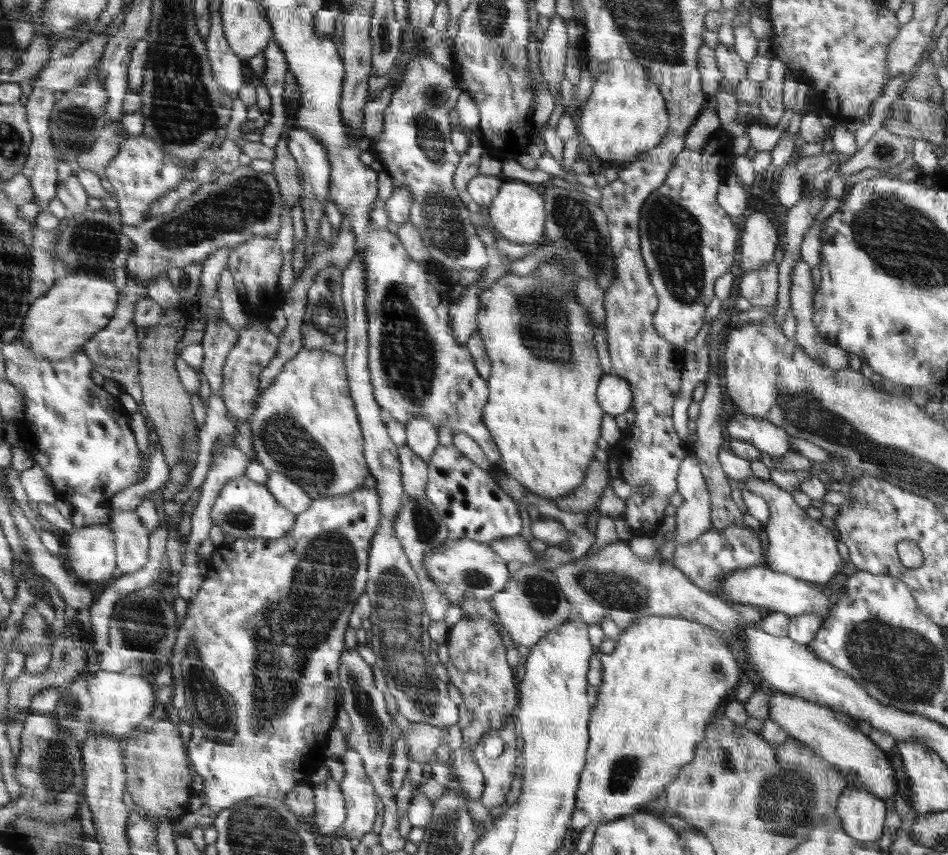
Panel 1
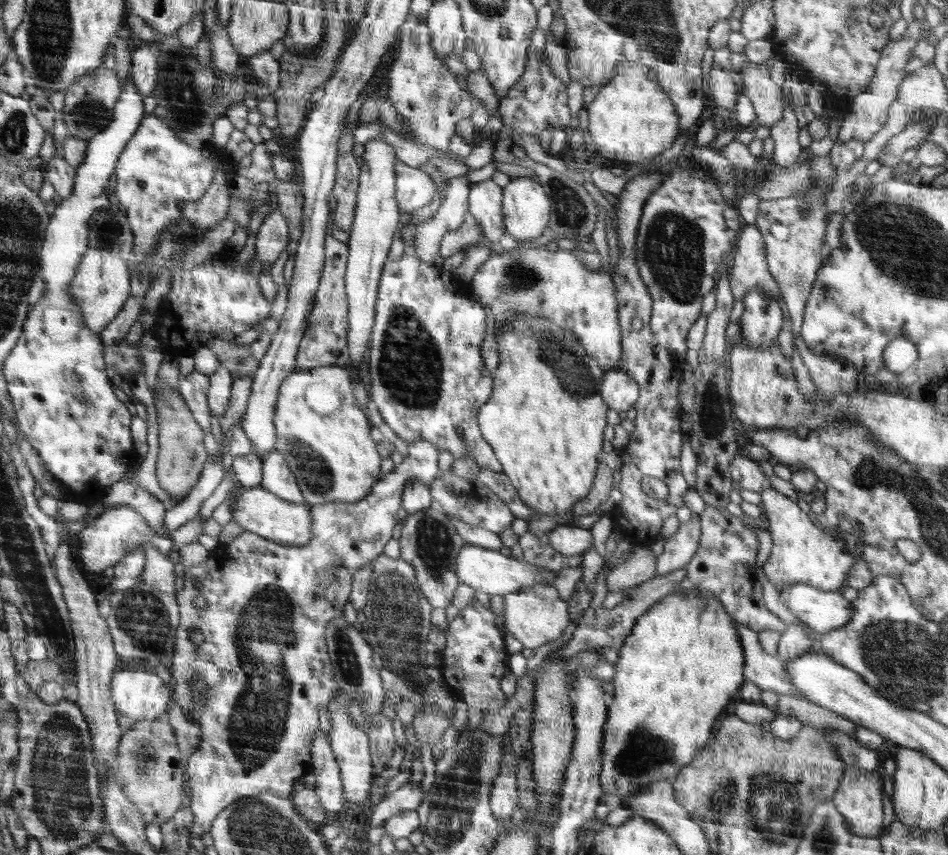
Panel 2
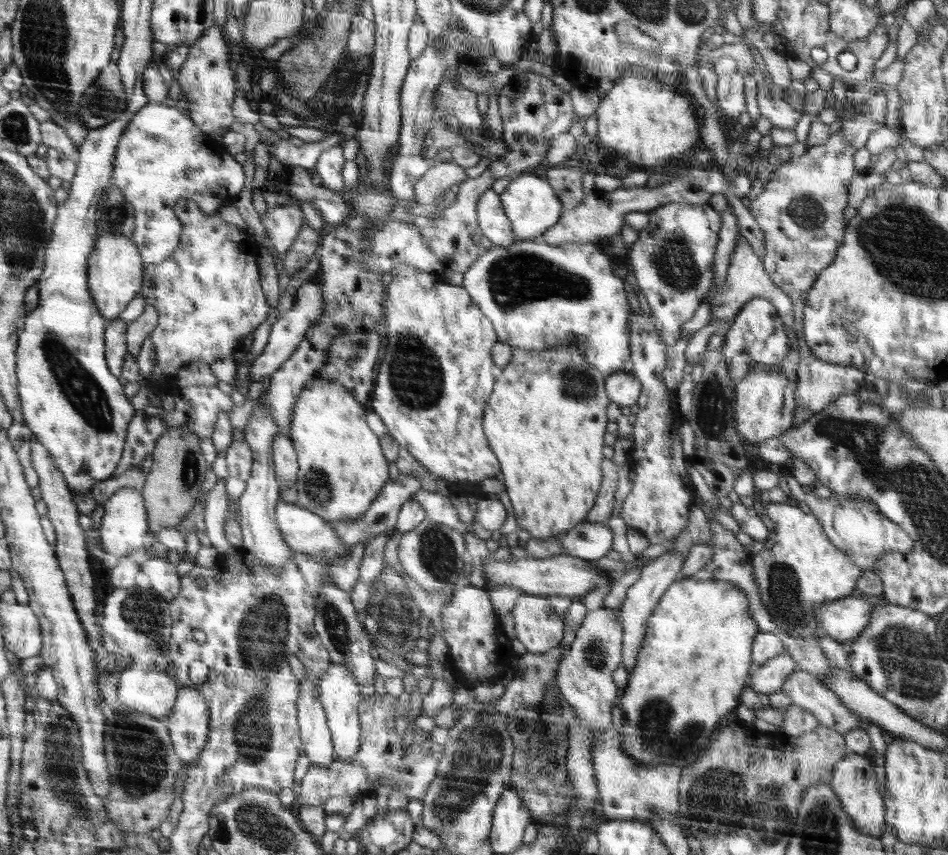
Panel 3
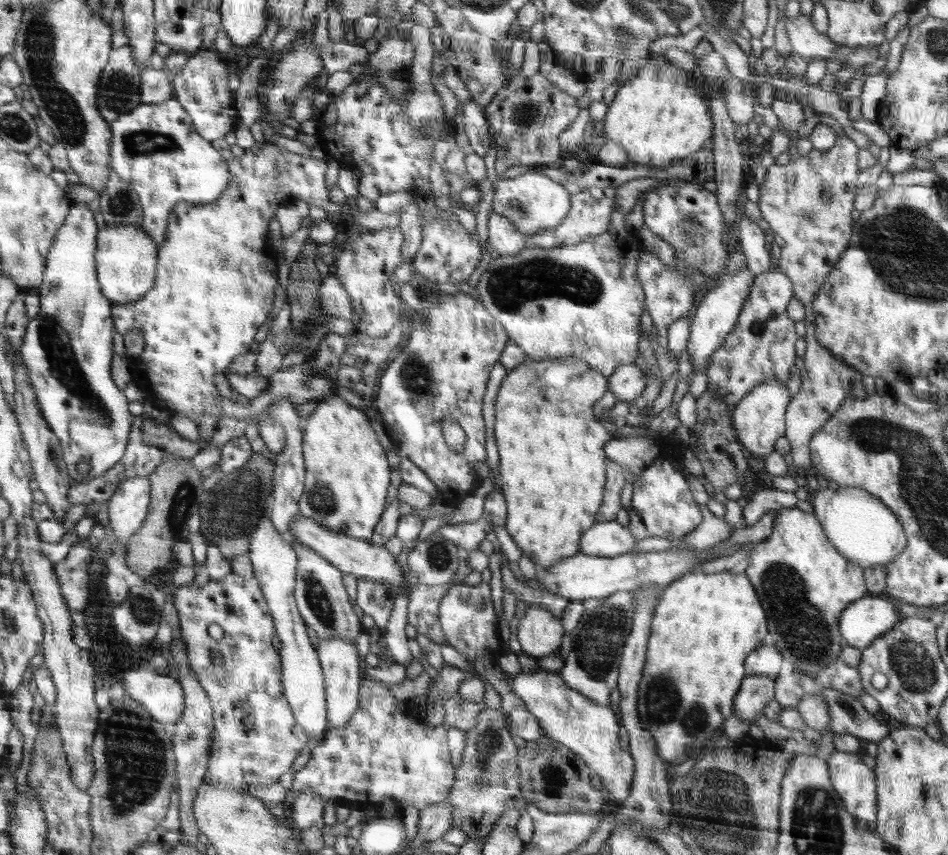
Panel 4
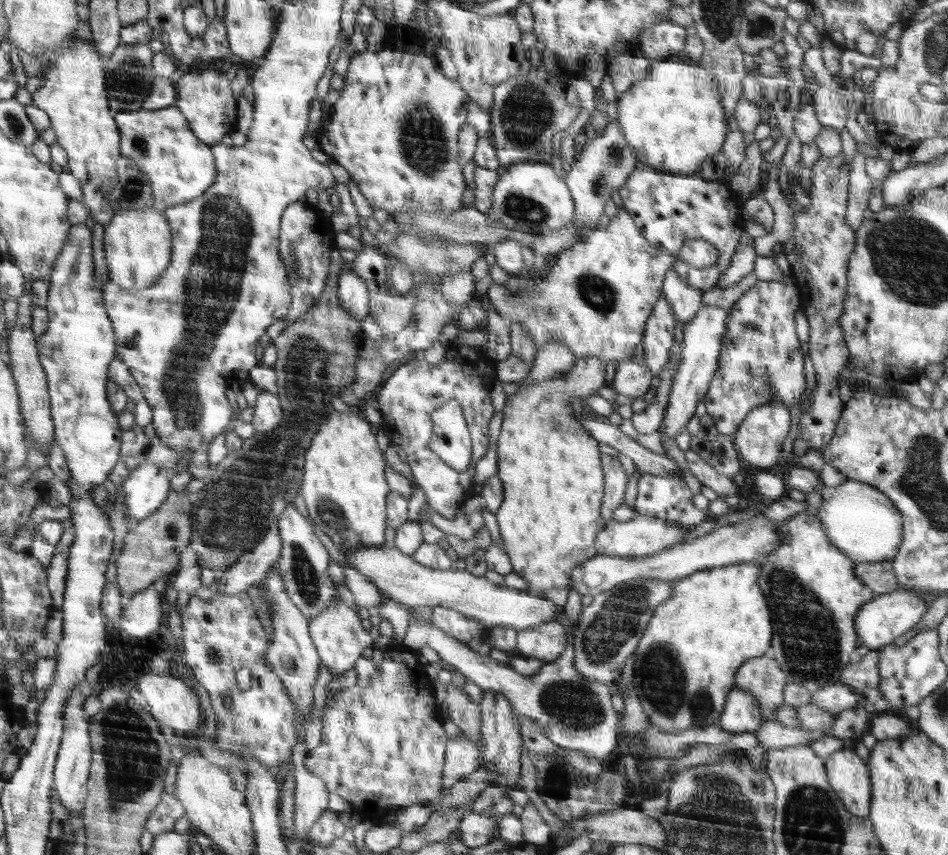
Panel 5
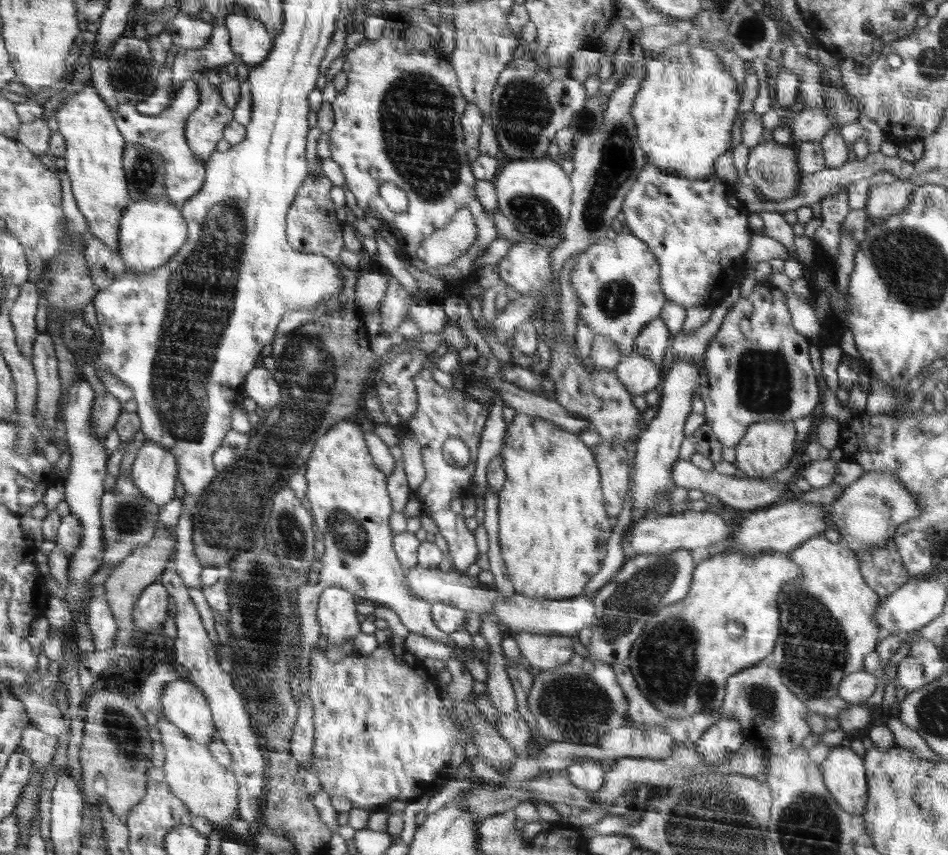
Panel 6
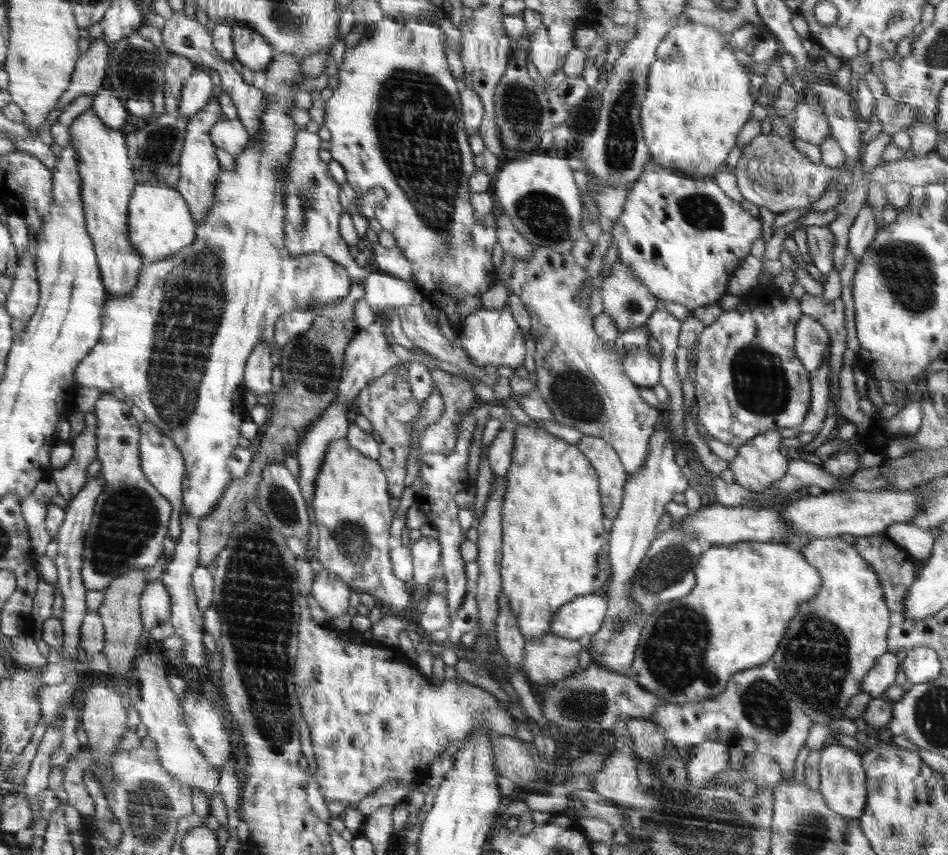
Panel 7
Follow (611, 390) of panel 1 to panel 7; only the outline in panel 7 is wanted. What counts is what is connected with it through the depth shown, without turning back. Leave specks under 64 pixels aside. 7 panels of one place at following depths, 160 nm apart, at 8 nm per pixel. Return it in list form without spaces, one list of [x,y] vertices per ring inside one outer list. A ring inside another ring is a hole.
[[[635,347],[630,349],[623,358],[625,375],[629,377],[634,384],[652,388],[661,380],[660,366],[654,356],[650,356],[644,347]]]

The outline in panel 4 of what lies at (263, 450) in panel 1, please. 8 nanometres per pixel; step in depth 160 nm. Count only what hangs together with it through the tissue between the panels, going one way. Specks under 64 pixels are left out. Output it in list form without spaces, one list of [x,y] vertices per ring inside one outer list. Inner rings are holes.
[[[328,396],[323,397],[312,416],[304,421],[302,448],[305,480],[299,501],[299,514],[333,529],[334,532],[345,533],[346,536],[365,541],[372,538],[372,530],[376,530],[380,516],[385,512],[384,502],[390,486],[390,466],[386,460],[386,452],[380,446],[367,415],[356,410],[340,396]]]

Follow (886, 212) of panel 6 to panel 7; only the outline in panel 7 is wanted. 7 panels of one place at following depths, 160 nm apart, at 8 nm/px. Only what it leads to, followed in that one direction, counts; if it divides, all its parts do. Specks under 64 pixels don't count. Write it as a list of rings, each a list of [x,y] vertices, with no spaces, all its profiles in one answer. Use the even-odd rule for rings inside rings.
[[[868,206],[862,207],[849,229],[848,249],[859,264],[868,245],[877,233],[876,217]]]

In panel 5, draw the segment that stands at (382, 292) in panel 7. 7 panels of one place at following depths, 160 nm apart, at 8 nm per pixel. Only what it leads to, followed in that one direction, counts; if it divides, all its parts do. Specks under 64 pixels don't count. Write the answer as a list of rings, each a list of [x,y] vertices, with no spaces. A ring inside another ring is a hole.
[[[354,271],[339,274],[338,298],[342,308],[356,320],[366,319],[370,315],[366,283]]]

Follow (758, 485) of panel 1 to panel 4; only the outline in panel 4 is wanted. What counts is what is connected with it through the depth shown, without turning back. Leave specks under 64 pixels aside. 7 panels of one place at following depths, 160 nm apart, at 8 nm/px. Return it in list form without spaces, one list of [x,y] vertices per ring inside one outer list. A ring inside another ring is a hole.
[[[796,506],[781,508],[778,510],[770,536],[761,544],[752,546],[752,552],[748,558],[749,564],[745,575],[749,577],[764,609],[769,626],[769,637],[772,642],[776,643],[781,655],[792,664],[796,675],[814,676],[823,666],[833,664],[844,646],[844,639],[841,637],[838,624],[842,611],[850,603],[866,596],[867,586],[864,586],[862,567],[841,556],[828,541],[822,532],[820,522],[812,514],[806,514],[798,510]]]

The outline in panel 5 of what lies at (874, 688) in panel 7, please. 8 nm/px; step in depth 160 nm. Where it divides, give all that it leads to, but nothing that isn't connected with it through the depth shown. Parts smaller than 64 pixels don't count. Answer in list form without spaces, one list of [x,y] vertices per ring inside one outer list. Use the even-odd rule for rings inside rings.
[[[840,681],[833,682],[816,693],[812,693],[812,703],[818,705],[818,708],[823,707],[834,716],[840,714],[842,710],[858,706],[857,702],[857,696],[852,694],[852,688]]]

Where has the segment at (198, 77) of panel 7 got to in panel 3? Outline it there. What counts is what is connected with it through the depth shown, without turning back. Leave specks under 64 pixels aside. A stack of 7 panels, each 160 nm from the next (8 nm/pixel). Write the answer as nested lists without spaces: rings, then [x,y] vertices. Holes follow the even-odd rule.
[[[174,80],[169,88],[168,102],[149,102],[136,112],[120,138],[115,156],[114,182],[134,209],[135,229],[131,239],[140,249],[145,265],[164,262],[179,246],[183,226],[174,211],[178,200],[193,200],[204,214],[210,215],[217,213],[221,206],[234,203],[244,184],[244,173],[240,164],[226,151],[226,146],[212,139],[210,134],[202,132],[192,122],[190,115],[181,111],[177,102],[182,96],[179,83]]]

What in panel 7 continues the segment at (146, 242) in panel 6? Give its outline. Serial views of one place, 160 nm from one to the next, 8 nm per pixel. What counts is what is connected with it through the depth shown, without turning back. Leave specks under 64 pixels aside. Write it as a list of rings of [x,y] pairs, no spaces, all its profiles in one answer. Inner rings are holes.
[[[146,181],[137,184],[129,200],[129,239],[147,263],[172,257],[196,238],[196,222],[184,197],[167,184]]]

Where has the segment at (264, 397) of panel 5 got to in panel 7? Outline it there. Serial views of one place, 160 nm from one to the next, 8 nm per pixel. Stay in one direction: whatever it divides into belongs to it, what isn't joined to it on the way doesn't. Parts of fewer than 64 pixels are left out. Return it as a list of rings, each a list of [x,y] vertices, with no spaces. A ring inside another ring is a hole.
[[[260,343],[250,355],[246,363],[245,381],[251,393],[271,396],[274,386],[271,383],[273,363],[270,359],[270,347]]]

